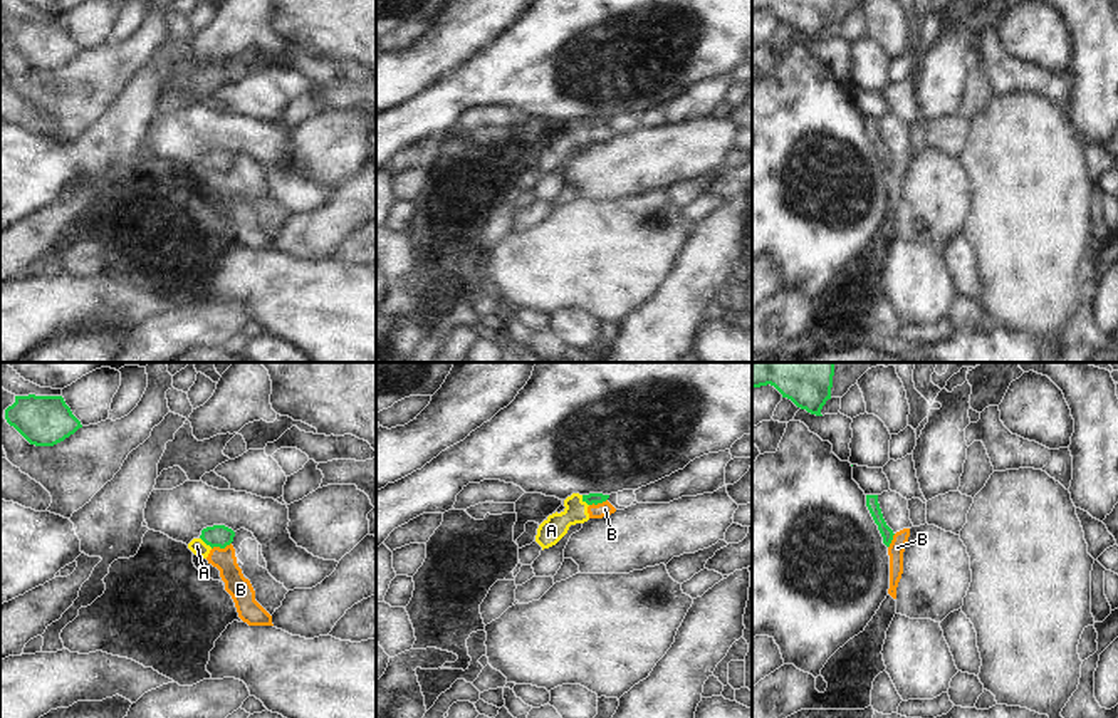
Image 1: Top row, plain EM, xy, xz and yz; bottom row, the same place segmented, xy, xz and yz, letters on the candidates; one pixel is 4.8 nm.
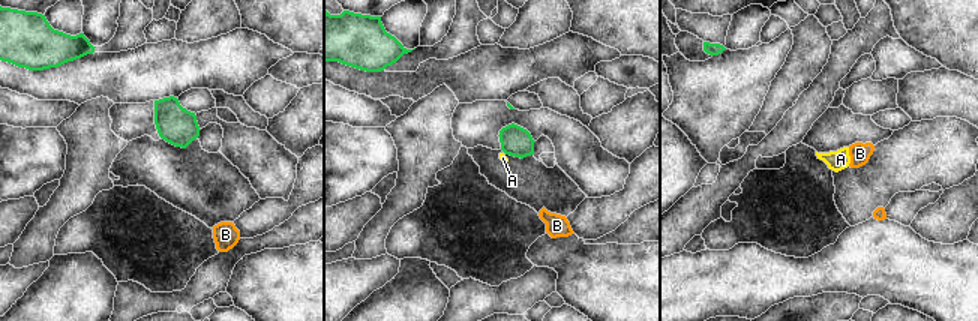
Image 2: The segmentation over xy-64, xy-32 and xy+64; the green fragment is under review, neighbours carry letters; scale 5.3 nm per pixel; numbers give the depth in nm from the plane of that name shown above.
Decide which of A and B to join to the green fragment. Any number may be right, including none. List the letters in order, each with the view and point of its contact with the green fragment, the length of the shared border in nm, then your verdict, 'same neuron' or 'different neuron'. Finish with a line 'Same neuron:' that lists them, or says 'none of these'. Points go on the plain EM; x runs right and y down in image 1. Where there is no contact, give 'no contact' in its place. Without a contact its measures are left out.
A: meets green in xy at (207, 168); contact 80 nm long; different neuron
B: meets green in xy at (220, 171); contact 100 nm long; different neuron
Same neuron: none of these

